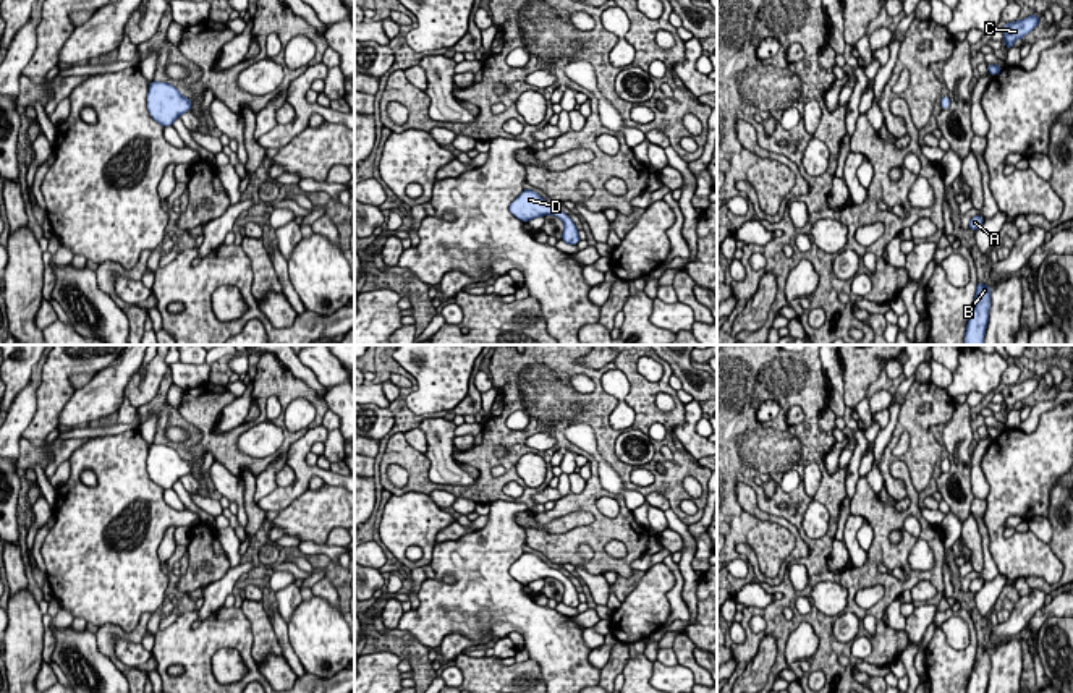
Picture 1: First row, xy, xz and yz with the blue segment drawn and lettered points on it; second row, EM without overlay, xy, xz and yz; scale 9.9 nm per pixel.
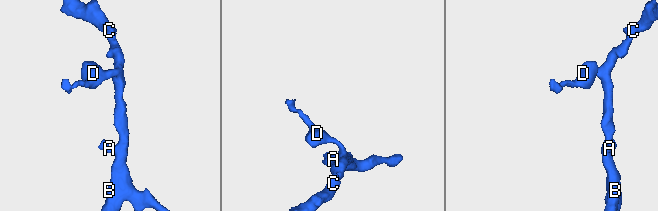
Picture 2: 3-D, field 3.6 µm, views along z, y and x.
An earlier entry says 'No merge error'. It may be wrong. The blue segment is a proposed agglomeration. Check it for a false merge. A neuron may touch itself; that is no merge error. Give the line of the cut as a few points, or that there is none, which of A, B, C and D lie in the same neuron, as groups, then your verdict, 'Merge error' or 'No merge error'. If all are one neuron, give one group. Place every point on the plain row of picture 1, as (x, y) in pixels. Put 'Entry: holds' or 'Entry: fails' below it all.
No split. Groups: A B C D. No merge error
Entry: holds

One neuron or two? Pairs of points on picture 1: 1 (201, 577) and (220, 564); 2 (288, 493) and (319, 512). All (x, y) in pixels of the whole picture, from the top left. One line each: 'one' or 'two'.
1: one
2: two

